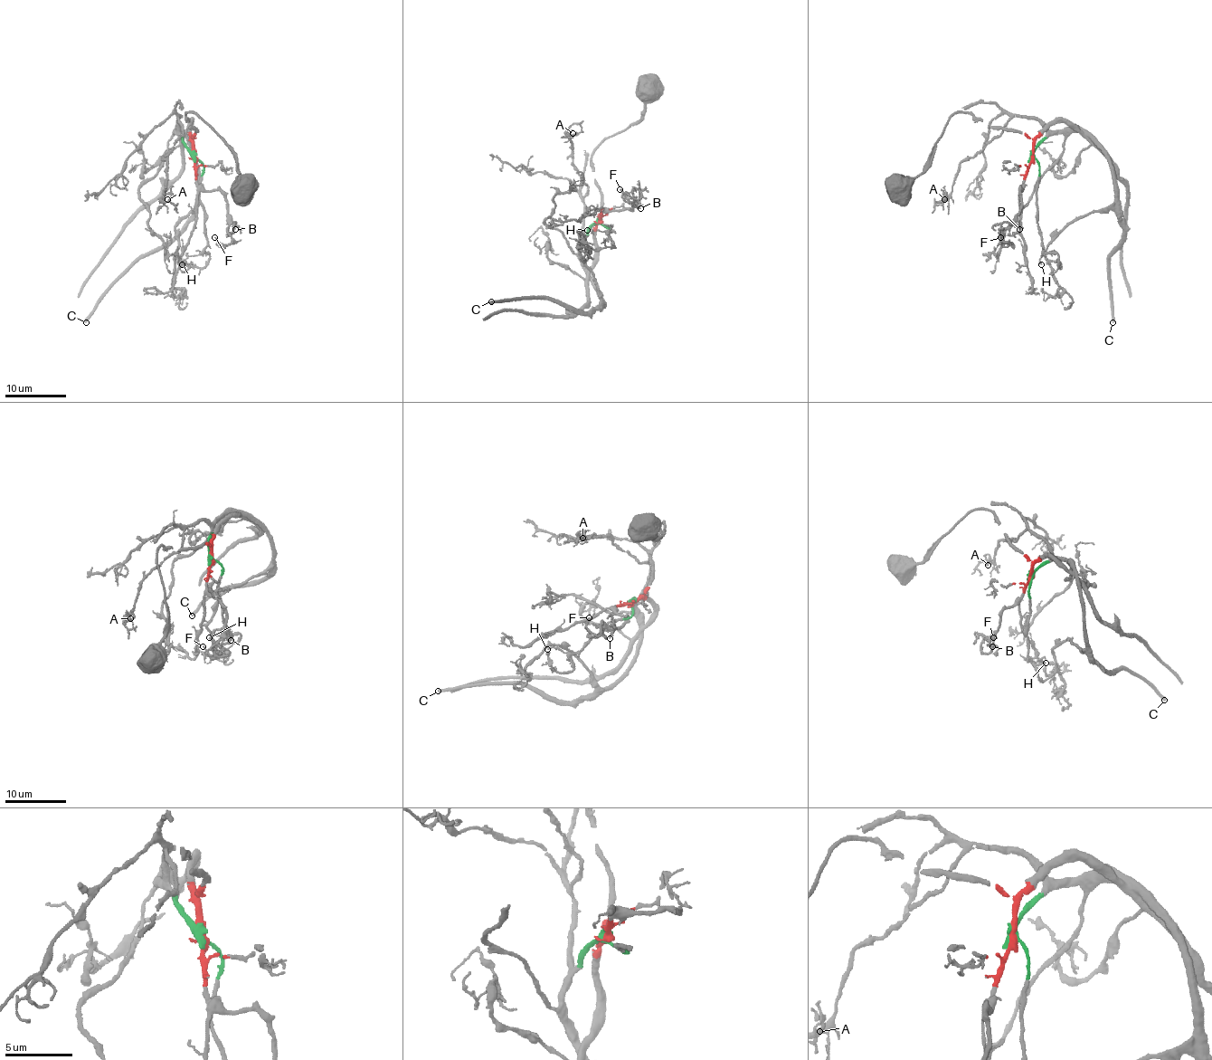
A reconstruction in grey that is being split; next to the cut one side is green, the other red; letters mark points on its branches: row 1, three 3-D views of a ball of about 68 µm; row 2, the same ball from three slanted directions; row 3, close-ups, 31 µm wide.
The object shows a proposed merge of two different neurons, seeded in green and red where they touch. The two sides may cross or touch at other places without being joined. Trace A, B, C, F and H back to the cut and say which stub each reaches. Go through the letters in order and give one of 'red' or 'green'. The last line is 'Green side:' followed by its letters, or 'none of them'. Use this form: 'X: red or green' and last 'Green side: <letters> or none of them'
A: green
B: red
C: green
F: red
H: green
Green side: A, C, H

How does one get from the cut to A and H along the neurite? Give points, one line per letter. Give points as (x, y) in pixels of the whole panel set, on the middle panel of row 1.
A: (600, 221), (584, 234), (587, 184), (573, 162), (570, 139), (576, 135), (573, 133)
H: (600, 221), (611, 230), (587, 230)

